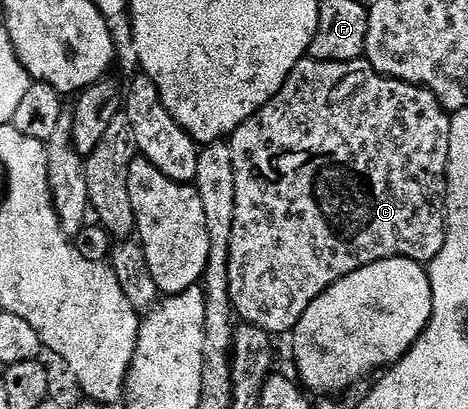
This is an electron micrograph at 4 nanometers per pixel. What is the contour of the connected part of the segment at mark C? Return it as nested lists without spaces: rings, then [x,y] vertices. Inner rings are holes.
[[[305,57],[294,65],[286,77],[282,89],[266,106],[258,109],[254,117],[230,136],[234,153],[234,221],[230,237],[230,257],[228,258],[228,288],[233,312],[243,322],[262,329],[273,337],[287,336],[310,309],[310,305],[334,281],[370,265],[374,261],[393,259],[399,255],[413,259],[416,263],[429,264],[438,253],[446,234],[446,196],[448,193],[448,158],[450,157],[450,125],[452,115],[437,101],[436,94],[416,83],[392,79],[380,75],[369,65],[367,58],[361,57],[345,63],[331,63]]]

